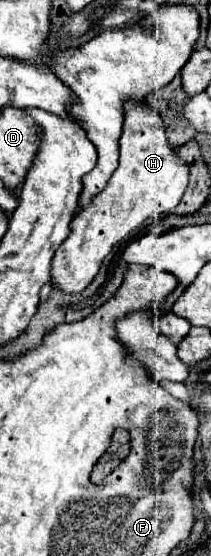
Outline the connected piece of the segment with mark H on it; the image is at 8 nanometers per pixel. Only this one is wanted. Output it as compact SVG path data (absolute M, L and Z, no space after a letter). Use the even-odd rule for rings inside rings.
M145 101L123 103L123 133L119 139L119 167L113 171L107 187L93 197L93 201L79 209L71 223L71 237L55 251L51 263L51 283L53 289L65 293L83 291L97 275L103 259L111 253L111 247L127 237L131 231L139 229L153 215L171 213L189 181L189 163L183 161L175 149L169 147L165 135L165 123L153 107Z

